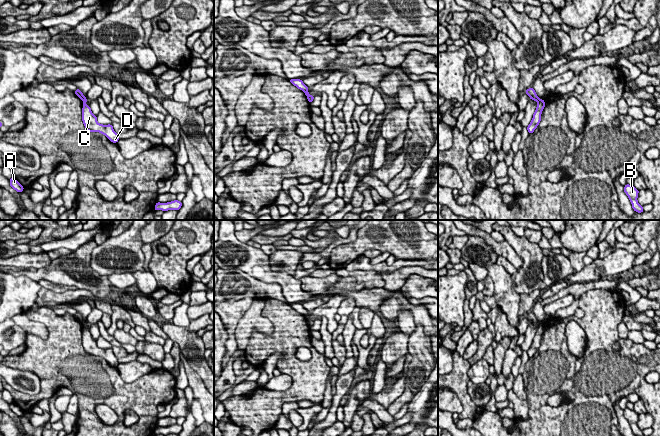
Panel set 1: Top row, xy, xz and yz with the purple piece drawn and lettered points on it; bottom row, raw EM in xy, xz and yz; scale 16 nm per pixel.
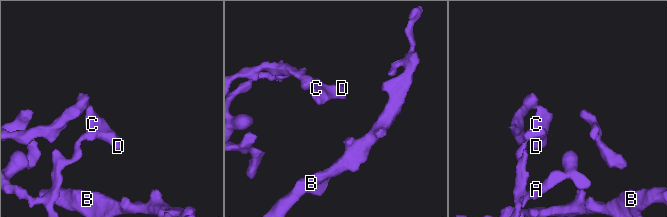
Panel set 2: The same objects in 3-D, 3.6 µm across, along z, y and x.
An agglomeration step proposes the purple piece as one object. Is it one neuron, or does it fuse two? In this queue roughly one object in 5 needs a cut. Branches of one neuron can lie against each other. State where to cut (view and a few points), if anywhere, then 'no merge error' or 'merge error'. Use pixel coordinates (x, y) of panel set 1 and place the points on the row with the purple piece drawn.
xy (85, 98), (83, 101) | merge error

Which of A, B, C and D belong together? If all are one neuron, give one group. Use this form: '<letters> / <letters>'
A C D / B

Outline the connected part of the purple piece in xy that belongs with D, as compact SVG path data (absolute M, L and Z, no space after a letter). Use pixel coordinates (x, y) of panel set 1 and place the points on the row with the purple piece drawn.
M88 99L83 101L82 108L82 121L85 126L85 129L89 132L99 132L105 135L111 142L117 143L119 141L118 134L114 131L111 124L103 125L97 122L97 116L94 116L90 106L85 103Z

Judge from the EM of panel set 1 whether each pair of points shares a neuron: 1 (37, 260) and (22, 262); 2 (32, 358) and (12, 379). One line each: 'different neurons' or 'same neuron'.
1: same neuron
2: different neurons

